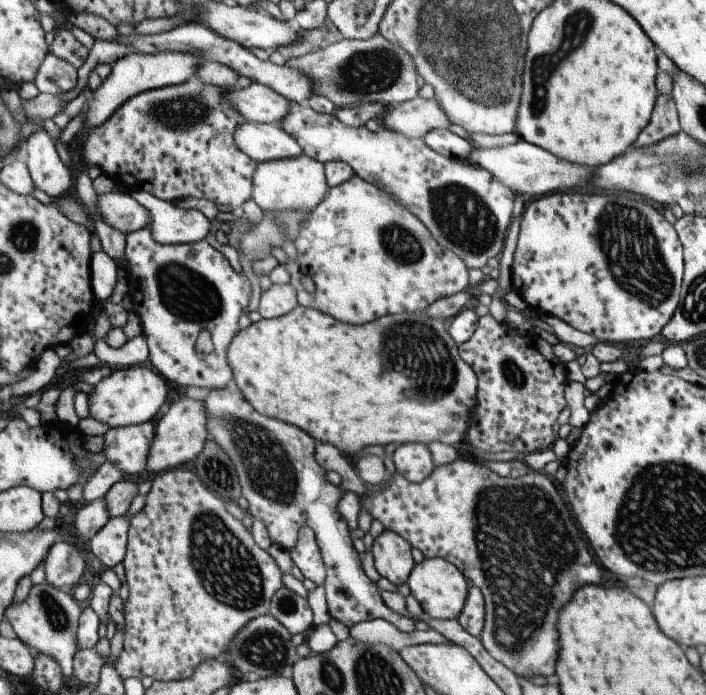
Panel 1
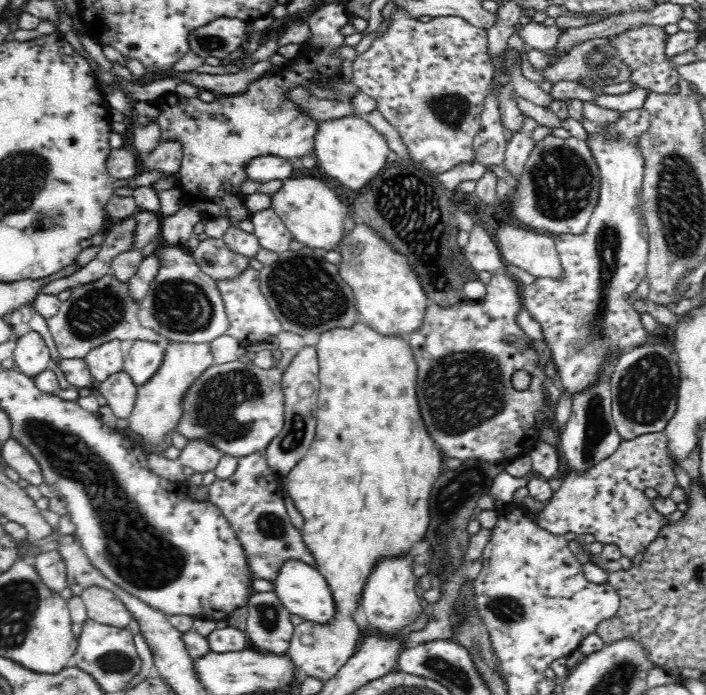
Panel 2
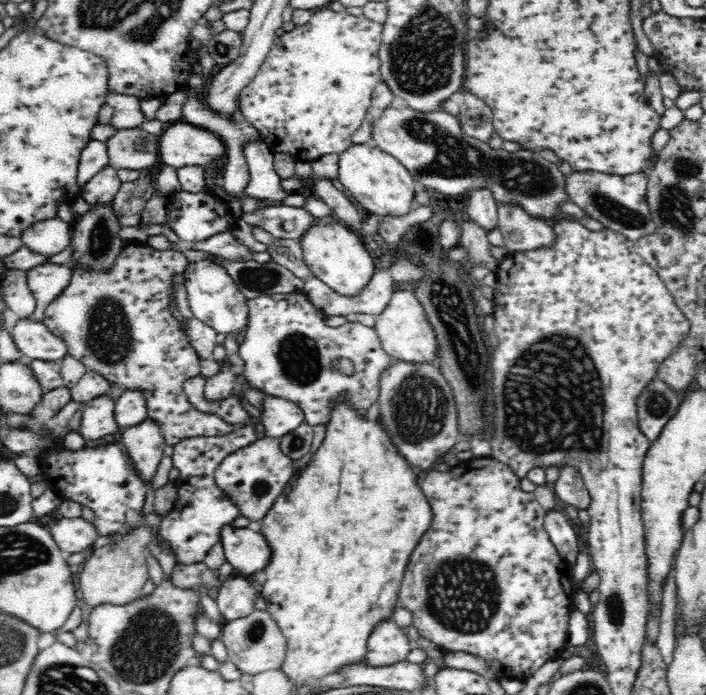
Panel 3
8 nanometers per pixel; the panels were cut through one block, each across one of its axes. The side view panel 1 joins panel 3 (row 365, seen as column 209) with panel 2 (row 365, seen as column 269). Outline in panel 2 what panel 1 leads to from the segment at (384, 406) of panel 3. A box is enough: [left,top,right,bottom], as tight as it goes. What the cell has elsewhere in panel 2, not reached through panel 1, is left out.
[409,269,550,463]

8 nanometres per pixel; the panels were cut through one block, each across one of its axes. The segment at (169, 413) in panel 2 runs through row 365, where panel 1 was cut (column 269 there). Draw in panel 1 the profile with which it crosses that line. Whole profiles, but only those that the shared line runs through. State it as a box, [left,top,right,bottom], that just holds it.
[251,153,325,212]

